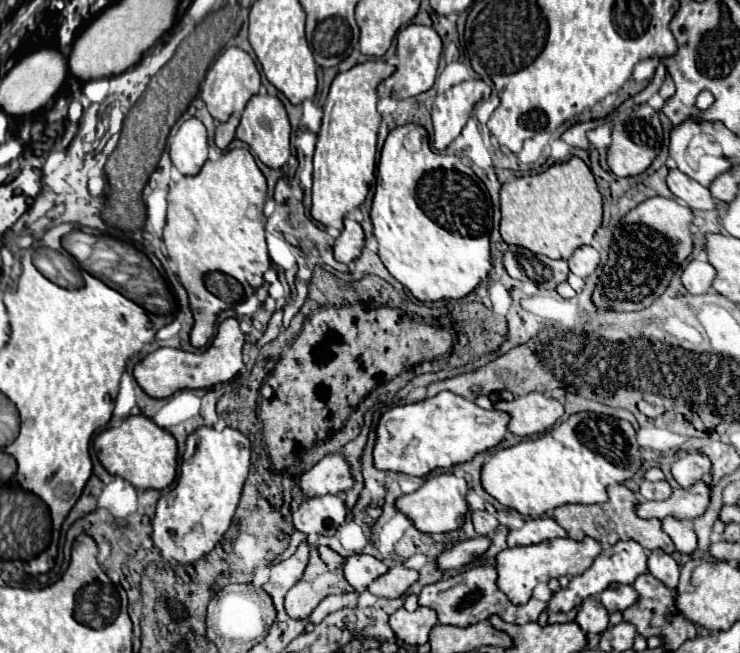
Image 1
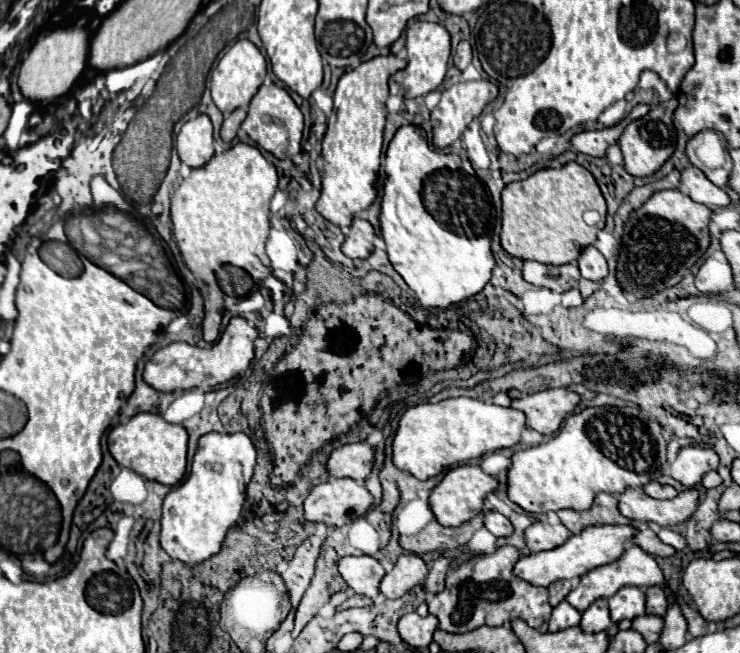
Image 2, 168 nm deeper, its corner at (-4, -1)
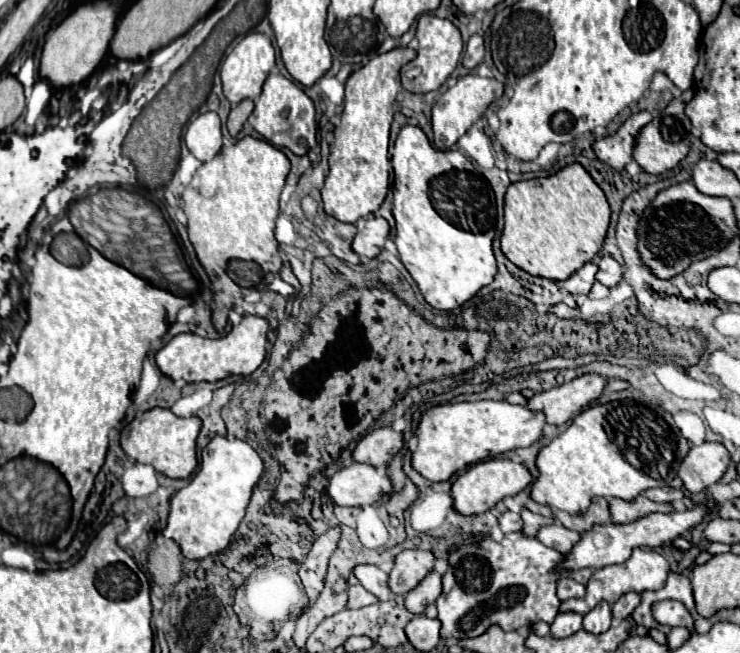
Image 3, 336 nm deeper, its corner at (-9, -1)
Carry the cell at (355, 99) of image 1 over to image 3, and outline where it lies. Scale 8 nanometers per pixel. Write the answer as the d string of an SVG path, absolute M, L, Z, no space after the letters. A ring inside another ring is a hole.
M393 49L389 53L377 55L365 67L351 73L351 77L345 83L345 103L341 122L333 131L329 175L321 189L325 213L343 223L355 223L357 219L375 213L390 189L389 138L393 121L393 103L395 95L401 89L399 71L405 63L413 59L413 49Z

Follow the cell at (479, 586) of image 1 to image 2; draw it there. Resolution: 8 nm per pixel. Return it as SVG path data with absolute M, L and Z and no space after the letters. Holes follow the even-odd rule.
M504 545L498 547L492 555L472 557L450 571L446 589L436 593L428 603L430 613L440 621L438 627L448 633L468 633L482 625L496 627L510 623L512 619L524 619L534 629L548 621L552 613L552 605L548 603L548 589L530 585L528 581L522 581L514 575L514 565L524 555L524 551L512 545Z

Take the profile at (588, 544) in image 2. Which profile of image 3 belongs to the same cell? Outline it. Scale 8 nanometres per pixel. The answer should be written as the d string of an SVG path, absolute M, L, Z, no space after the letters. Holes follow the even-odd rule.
M707 501L707 503L699 503L687 511L675 511L675 513L651 513L647 517L641 517L633 523L605 523L605 525L593 525L587 533L581 535L579 543L573 545L571 553L565 555L565 559L559 563L561 569L569 569L569 571L579 571L583 567L591 567L591 569L601 569L607 565L617 565L617 563L625 563L631 555L631 549L635 547L661 547L665 543L671 543L675 537L683 535L685 531L693 529L697 523L701 523L701 519L705 517L705 513L713 507L715 501Z

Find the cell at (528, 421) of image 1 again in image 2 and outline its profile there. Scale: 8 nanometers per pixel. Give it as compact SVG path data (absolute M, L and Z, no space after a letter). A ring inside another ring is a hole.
M546 389L512 401L514 409L526 415L526 425L542 435L558 431L560 423L576 409L580 395L570 389Z

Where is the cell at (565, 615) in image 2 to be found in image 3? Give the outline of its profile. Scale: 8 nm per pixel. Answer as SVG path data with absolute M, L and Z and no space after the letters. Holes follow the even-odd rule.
M559 613L555 621L551 623L551 635L553 637L569 637L575 631L581 629L581 615L579 613Z

